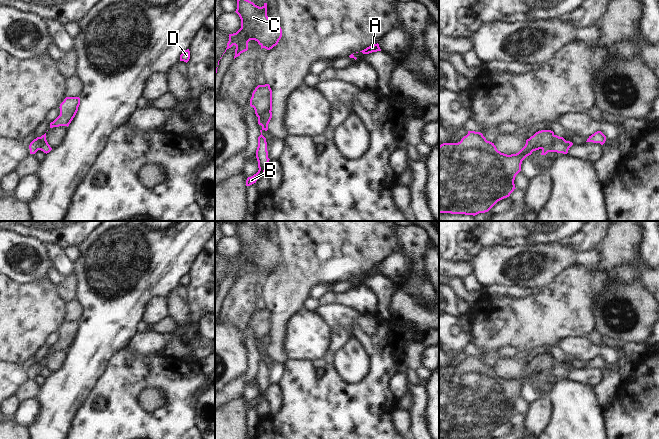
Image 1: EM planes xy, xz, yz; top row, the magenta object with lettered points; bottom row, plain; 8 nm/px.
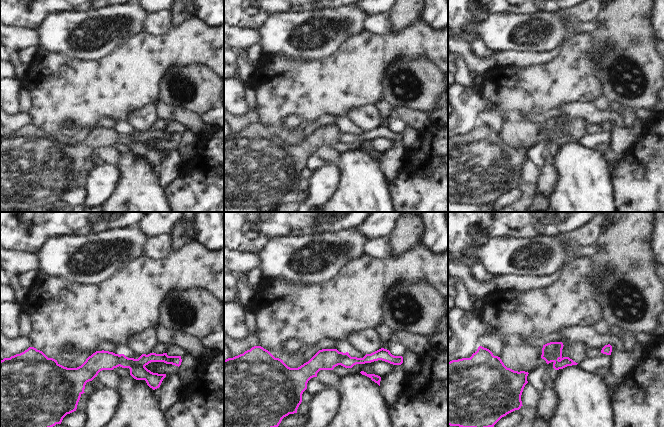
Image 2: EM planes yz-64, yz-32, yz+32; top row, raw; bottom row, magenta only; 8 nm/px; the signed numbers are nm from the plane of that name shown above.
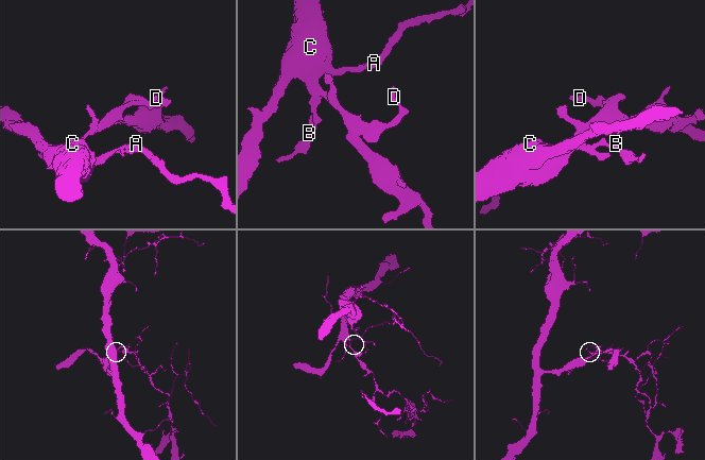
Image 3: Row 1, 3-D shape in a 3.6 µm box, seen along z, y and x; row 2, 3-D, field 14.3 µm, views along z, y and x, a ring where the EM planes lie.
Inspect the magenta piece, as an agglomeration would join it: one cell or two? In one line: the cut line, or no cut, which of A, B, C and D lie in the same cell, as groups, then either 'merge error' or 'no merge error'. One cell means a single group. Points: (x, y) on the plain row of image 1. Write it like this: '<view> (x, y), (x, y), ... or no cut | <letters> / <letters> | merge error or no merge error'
yz (555, 359), (553, 368), (546, 376) | A C D / B | merge error

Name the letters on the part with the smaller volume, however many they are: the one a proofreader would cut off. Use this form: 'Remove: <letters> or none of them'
Remove: B

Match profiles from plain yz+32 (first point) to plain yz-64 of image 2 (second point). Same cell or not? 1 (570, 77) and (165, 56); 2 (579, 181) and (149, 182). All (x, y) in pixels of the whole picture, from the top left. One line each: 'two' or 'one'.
1: one
2: one

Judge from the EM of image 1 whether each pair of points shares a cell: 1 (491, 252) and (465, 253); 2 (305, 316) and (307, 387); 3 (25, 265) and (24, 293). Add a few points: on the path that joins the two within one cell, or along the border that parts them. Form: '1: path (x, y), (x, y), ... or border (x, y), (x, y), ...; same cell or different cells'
1: border (501, 244), (487, 245), (471, 260); different cells
2: border (328, 350), (322, 358), (316, 361), (290, 360); different cells
3: border (10, 276), (21, 282), (34, 282), (46, 277); different cells

